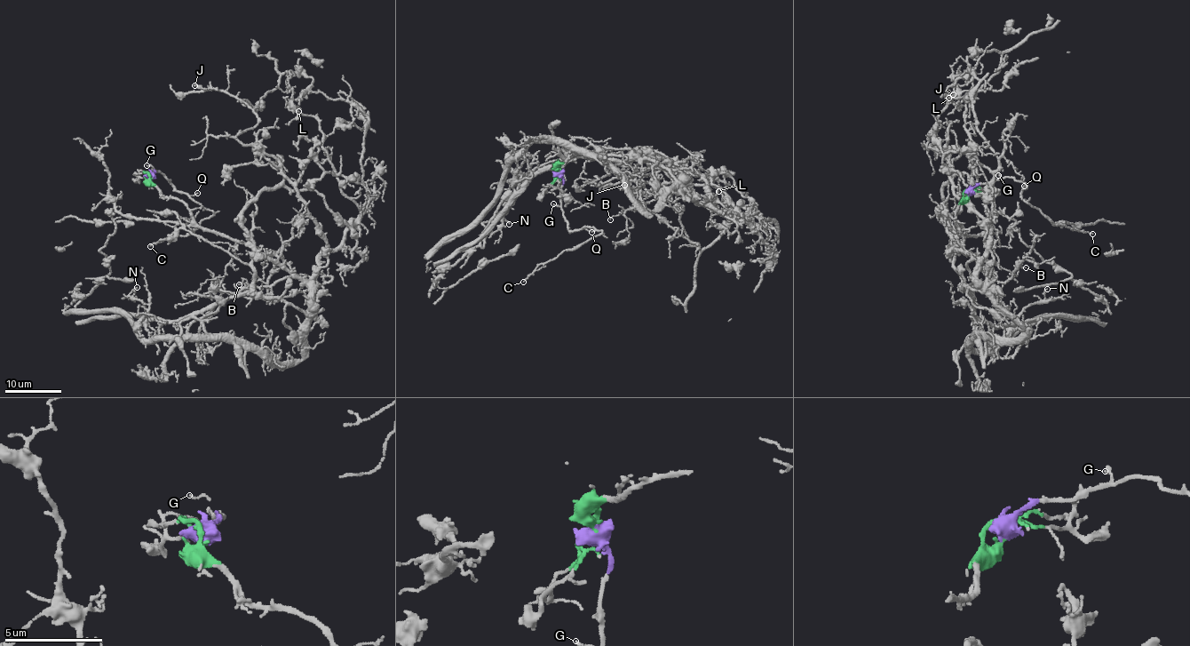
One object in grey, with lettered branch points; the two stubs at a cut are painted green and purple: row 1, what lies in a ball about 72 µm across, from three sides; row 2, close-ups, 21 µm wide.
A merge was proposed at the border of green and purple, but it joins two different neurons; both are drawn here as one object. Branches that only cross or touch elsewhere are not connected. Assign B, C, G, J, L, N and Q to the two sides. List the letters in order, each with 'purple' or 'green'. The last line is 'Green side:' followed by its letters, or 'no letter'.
B: green
C: purple
G: purple
J: green
L: green
N: green
Q: purple
Green side: B, J, L, N

